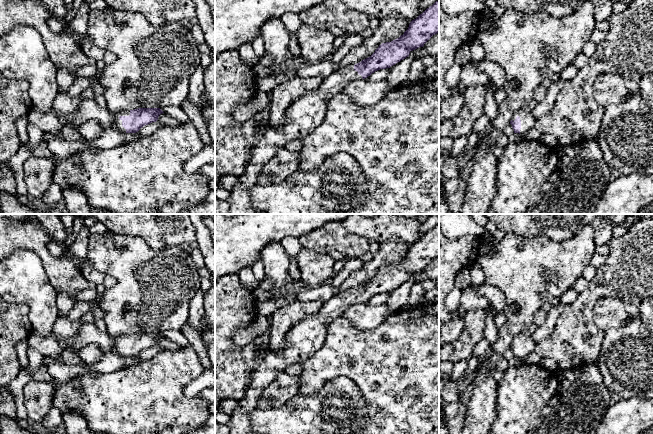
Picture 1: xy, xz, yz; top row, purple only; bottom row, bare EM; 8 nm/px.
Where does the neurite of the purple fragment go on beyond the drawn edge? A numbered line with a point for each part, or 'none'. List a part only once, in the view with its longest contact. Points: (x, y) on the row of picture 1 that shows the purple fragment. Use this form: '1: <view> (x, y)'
1: xy (118, 123)

